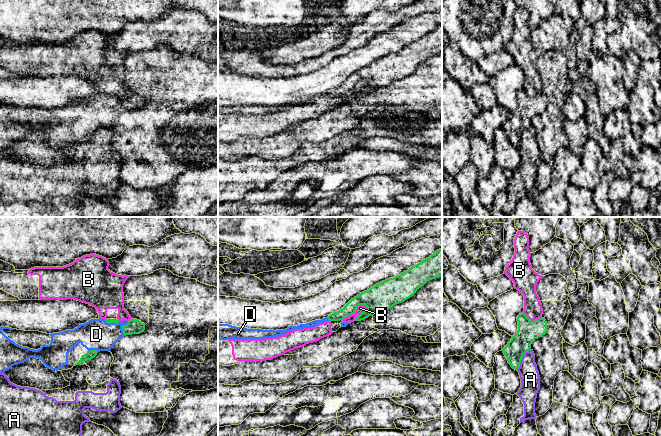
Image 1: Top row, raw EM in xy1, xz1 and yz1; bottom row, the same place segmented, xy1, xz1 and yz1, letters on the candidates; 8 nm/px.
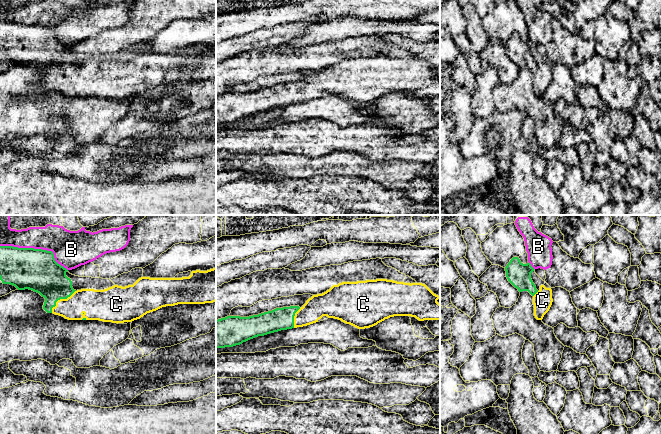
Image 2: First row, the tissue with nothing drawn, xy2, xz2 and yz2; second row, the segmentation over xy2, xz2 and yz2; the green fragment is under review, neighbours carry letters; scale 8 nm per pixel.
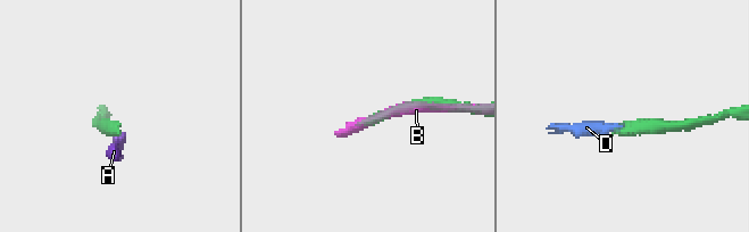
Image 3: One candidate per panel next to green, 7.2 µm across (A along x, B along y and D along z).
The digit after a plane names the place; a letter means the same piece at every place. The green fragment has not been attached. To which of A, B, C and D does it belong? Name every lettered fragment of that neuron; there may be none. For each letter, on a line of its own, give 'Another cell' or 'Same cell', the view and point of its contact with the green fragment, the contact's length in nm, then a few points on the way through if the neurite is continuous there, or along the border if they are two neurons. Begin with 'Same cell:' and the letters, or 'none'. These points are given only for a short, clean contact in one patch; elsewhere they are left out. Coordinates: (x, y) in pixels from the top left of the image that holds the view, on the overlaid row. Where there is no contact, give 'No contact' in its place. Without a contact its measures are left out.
Same cell: C, D
A: Another cell. Touches green at yz1 (521, 359). Shared border 200 nm. Boundary: yz1 (530, 348), (523, 355), (520, 365), (516, 369)
B: Another cell. Touches green at xy2 (36, 249). Shared border 600 nm
C: Same cell. Touches green at xy2 (60, 298). Shared border 260 nm
D: Same cell. Touches green at xy1 (122, 328). Shared border 130 nm. Path across: xy1 (134, 326), (122, 328), (96, 334)

